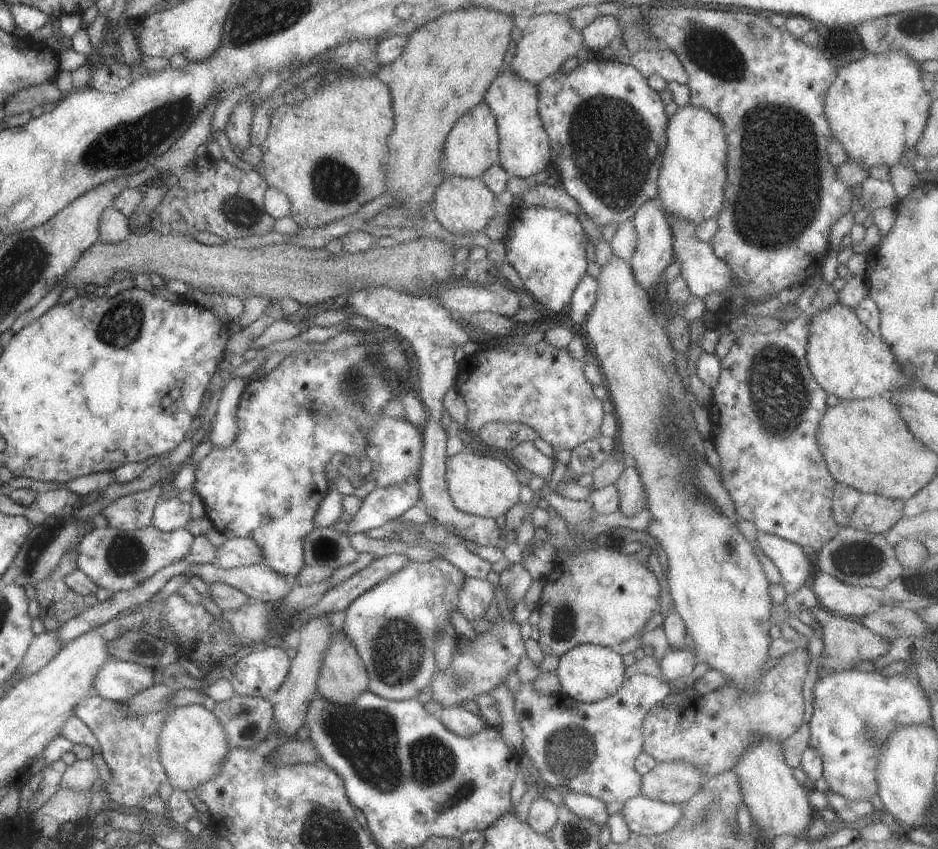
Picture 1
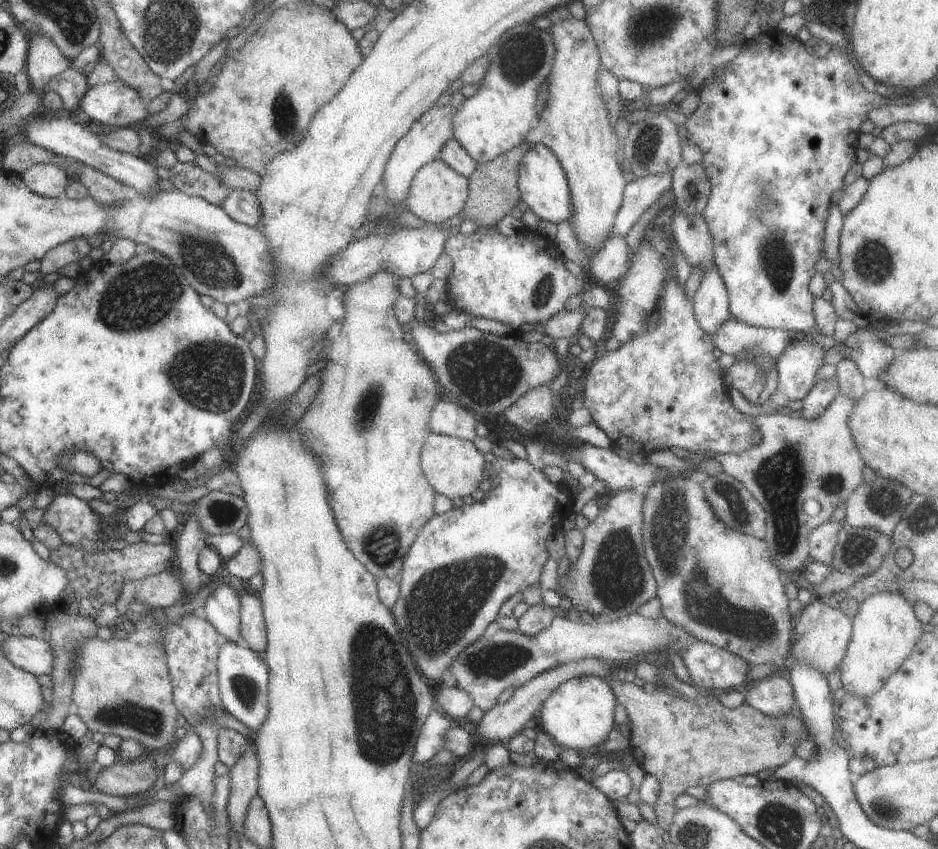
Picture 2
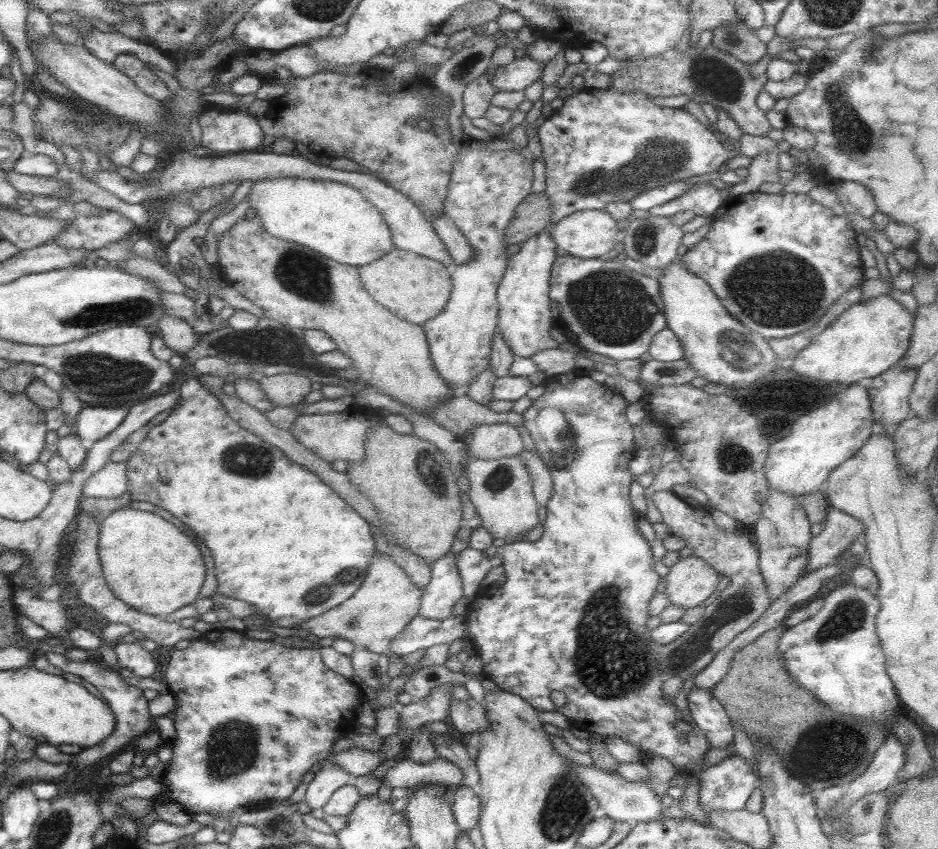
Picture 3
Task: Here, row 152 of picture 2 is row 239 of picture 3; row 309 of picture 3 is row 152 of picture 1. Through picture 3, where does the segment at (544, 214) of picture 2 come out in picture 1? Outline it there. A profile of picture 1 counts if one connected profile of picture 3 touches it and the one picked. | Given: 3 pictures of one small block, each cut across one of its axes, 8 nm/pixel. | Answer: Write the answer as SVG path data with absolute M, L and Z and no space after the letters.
M512 72L498 74L488 86L484 104L492 110L499 136L499 152L496 164L511 177L528 178L545 170L551 162L550 140L538 114L538 90L536 84L514 76Z

